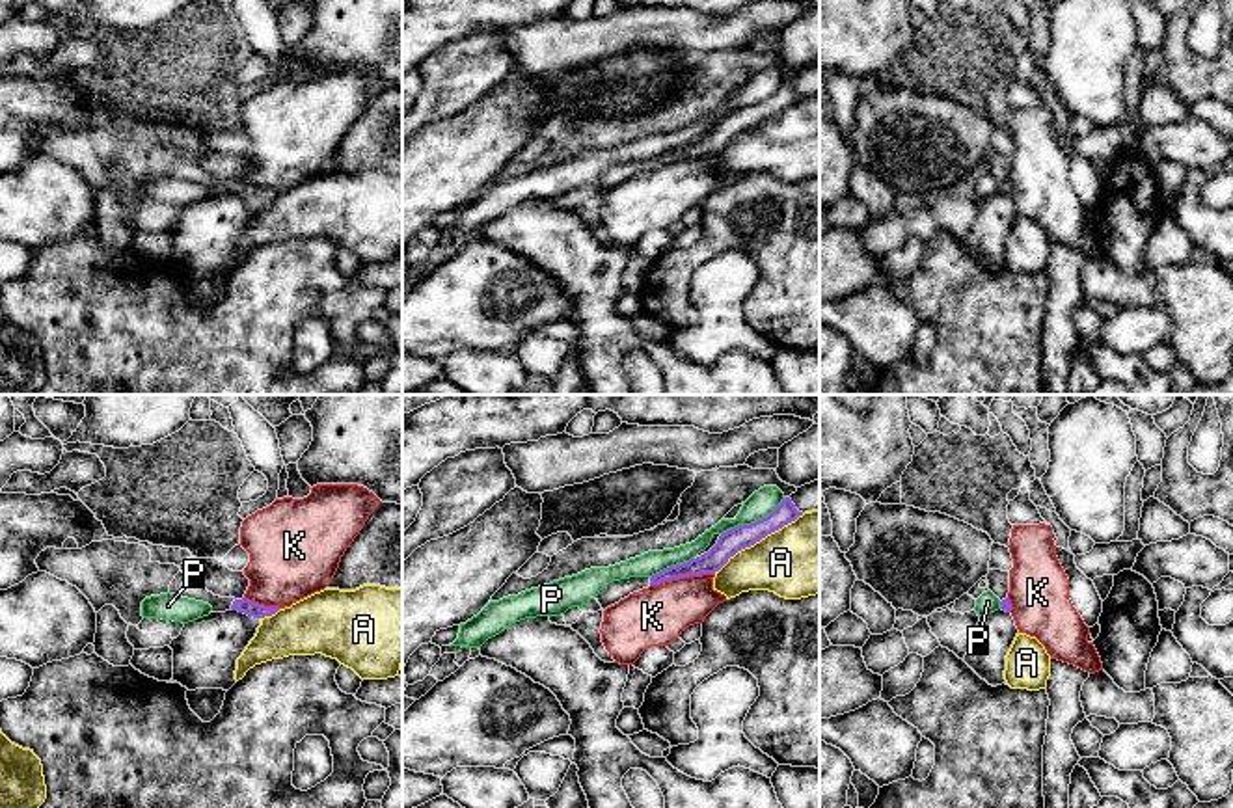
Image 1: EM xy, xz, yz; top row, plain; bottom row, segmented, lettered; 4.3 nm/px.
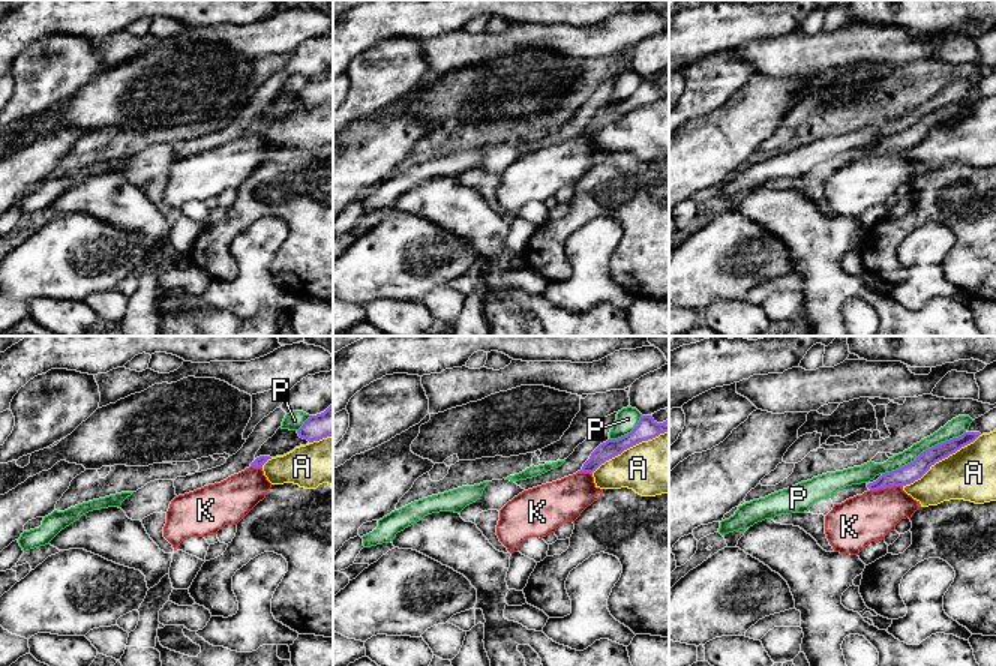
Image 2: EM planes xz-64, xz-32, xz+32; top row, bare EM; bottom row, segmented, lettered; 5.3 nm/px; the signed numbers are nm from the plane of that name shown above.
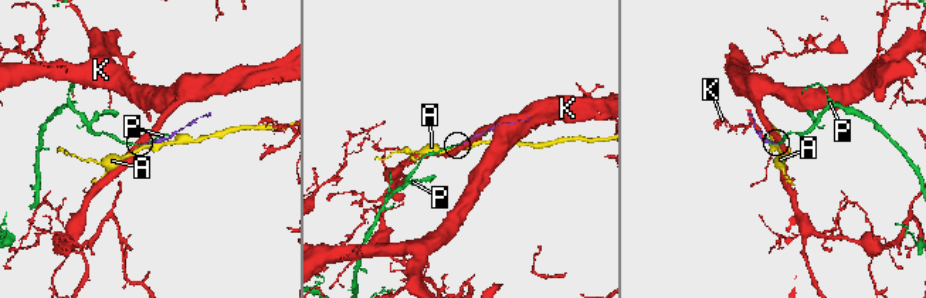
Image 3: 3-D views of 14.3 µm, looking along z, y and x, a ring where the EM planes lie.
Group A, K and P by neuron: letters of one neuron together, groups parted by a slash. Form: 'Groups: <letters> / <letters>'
Groups: A / K / P

